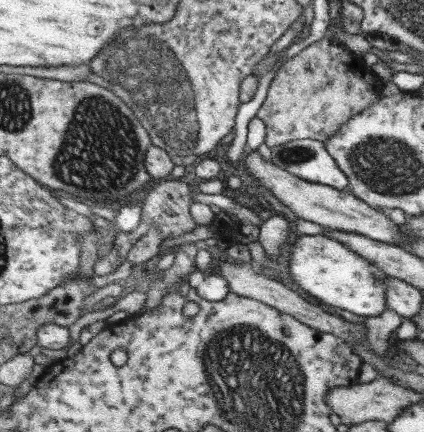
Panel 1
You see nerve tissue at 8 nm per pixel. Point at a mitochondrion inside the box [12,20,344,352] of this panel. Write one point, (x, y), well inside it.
(150, 76)

